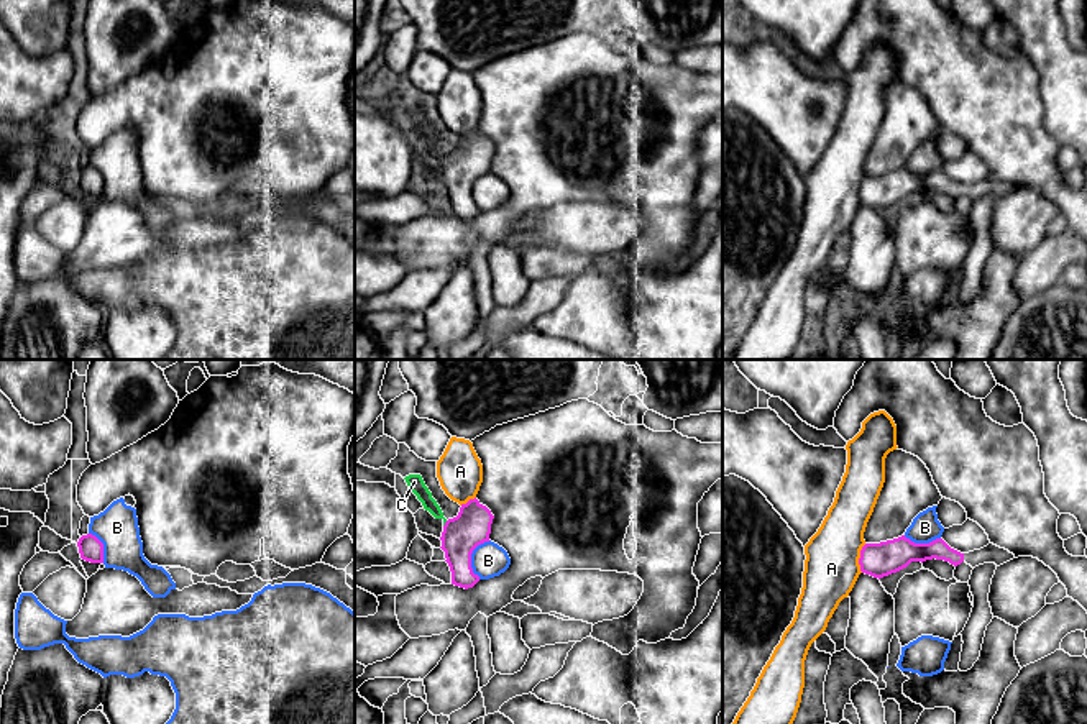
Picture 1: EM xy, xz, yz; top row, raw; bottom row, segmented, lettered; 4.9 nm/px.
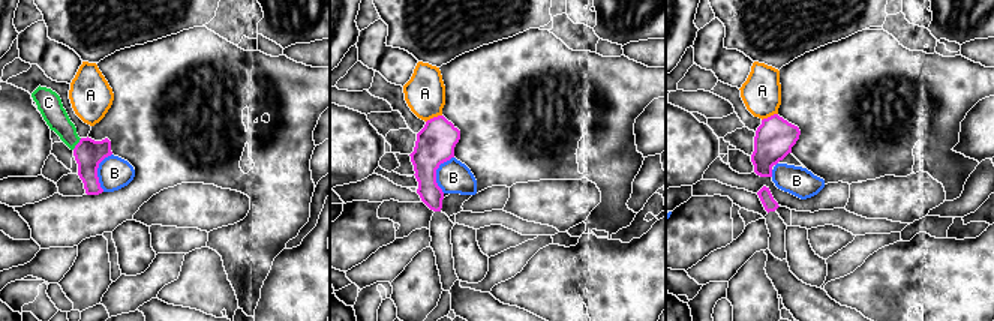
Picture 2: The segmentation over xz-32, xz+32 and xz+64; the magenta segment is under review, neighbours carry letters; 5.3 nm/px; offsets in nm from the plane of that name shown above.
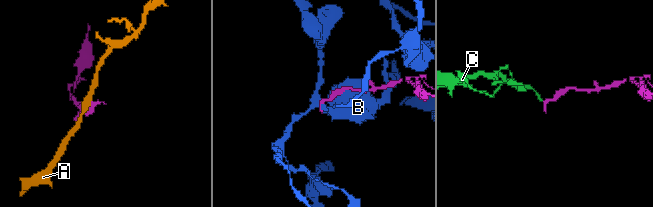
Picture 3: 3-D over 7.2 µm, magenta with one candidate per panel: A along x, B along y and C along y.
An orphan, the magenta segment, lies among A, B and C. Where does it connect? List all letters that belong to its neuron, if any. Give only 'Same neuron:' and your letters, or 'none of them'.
Same neuron: C

